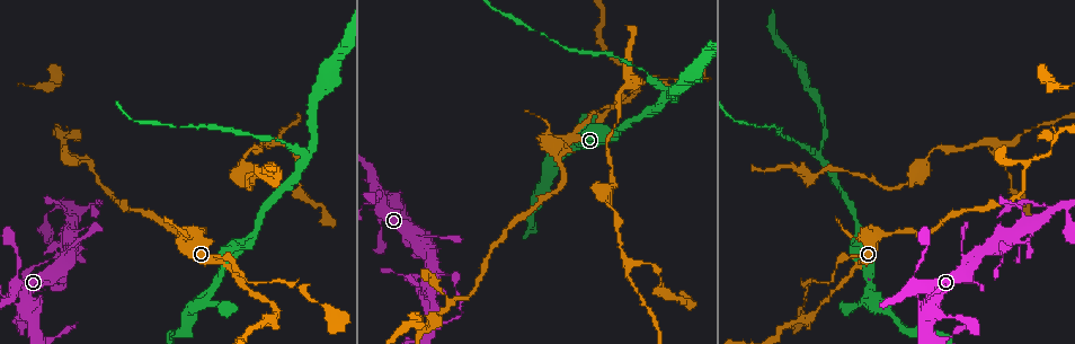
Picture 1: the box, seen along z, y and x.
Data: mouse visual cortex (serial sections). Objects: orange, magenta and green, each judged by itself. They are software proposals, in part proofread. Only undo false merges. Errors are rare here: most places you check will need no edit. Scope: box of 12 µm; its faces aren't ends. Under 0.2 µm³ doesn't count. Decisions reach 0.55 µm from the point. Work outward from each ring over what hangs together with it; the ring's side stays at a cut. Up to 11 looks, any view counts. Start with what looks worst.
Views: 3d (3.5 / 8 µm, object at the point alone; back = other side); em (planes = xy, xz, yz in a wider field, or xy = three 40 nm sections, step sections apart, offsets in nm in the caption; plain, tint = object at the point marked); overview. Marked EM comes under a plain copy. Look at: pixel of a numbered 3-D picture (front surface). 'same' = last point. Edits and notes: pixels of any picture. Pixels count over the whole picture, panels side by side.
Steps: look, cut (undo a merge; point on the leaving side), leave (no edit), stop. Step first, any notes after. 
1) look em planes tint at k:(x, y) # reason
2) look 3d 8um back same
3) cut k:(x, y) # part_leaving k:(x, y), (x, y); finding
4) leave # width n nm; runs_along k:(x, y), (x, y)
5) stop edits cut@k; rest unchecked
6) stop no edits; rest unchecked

look 3d 3.5um at 1:(927, 304) # sharp bend

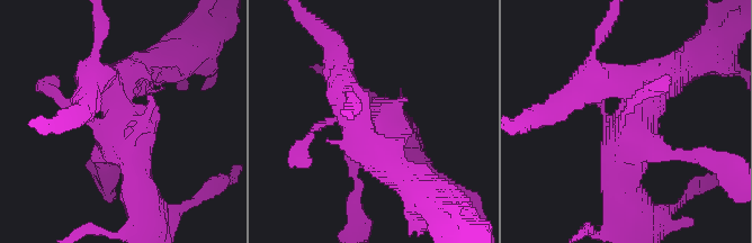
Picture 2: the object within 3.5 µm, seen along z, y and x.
look em xy step 1 tint at 2:(102, 124)

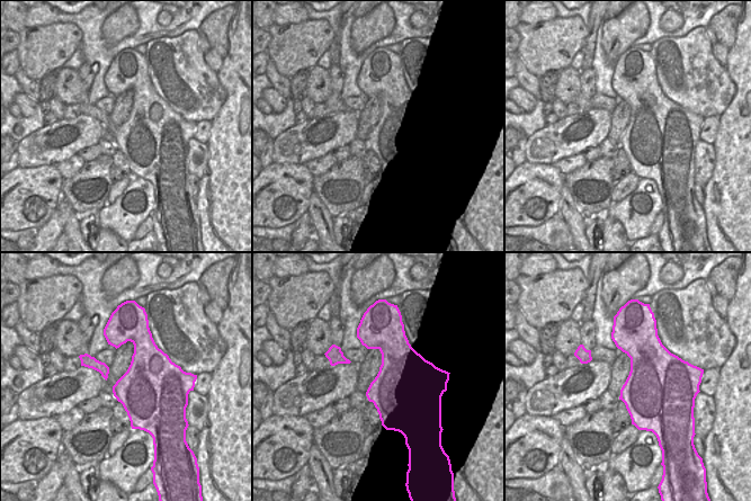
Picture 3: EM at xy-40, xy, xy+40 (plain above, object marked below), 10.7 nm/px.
leave # runs_along 2:(118, 79), (122, 127), (48, 89); continuous, no second cell

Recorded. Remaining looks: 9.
look 3d 3.5um at 1:(274, 316) # sharp bend

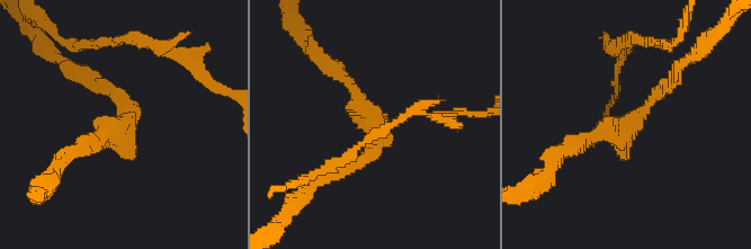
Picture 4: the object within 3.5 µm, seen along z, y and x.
look em xy step 5 tint at 4:(128, 120) # shape alone is not enough

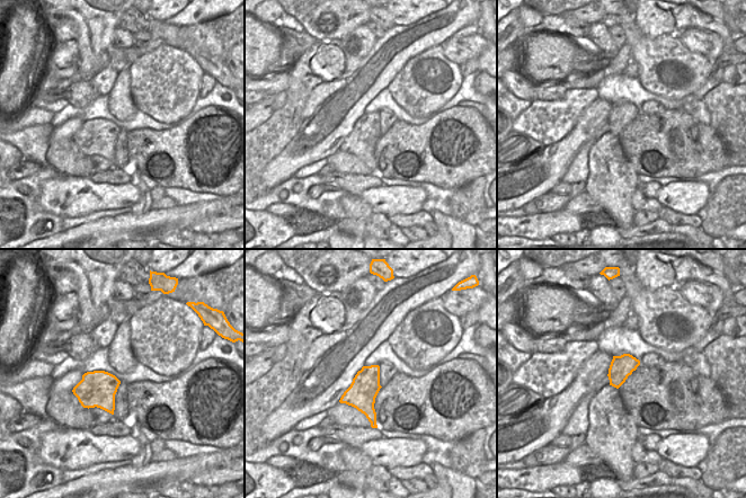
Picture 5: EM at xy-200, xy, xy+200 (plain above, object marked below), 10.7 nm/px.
leave # width 300 nm; runs_along 4:(674, 78), (632, 123), (580, 148); continuous, no second cell

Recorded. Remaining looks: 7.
look 3d 3.5um at 1:(425, 330) # abrupt turn

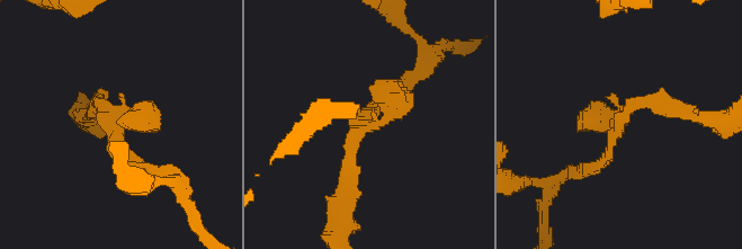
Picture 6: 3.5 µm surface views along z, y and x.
look em xy step 2 tint at 6:(367, 120) # arm_widths 200, 200 nm; now the EM

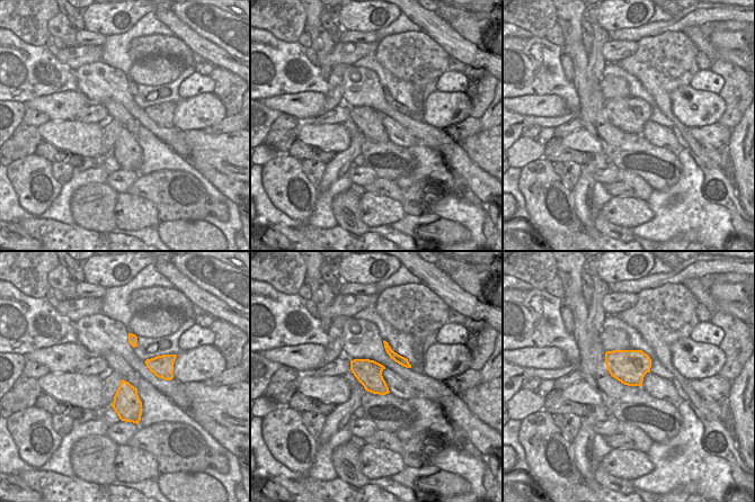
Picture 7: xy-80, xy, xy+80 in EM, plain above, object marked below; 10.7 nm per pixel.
leave # runs_along 6:(159, 174), (121, 152), (127, 122); all the same cell

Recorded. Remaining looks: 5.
look 3d 8um at 1:(302, 156) # three-way junction

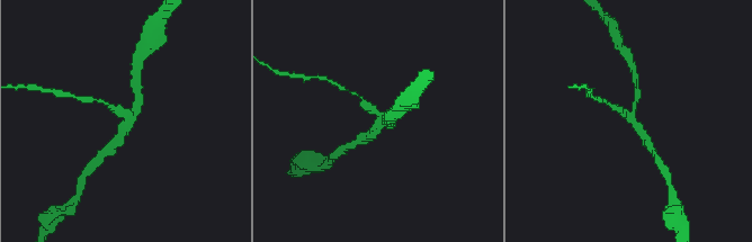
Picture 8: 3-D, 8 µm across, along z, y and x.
look 3d 3.5um at 8:(127, 121) # closer look

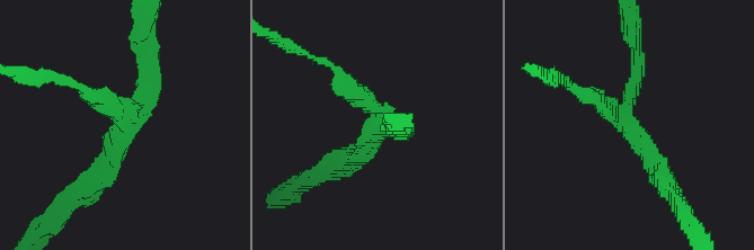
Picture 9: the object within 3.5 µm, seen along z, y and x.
look em planes tint at 9:(623, 122) # arms 3; arm_widths 200, 250, 250 nm

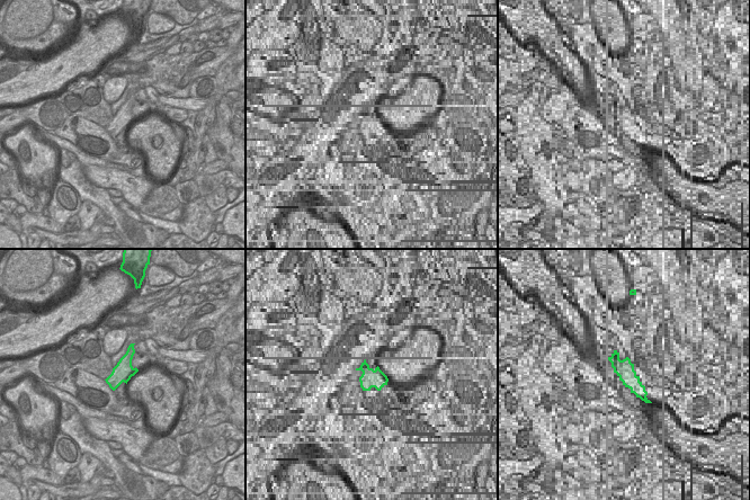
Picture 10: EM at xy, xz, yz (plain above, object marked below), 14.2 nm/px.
leave # width 300 nm; runs_along 9:(95, 180), (143, 97), (150, 55); continuous, no second cell

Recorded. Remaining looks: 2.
stop no edits; rest unchecked

